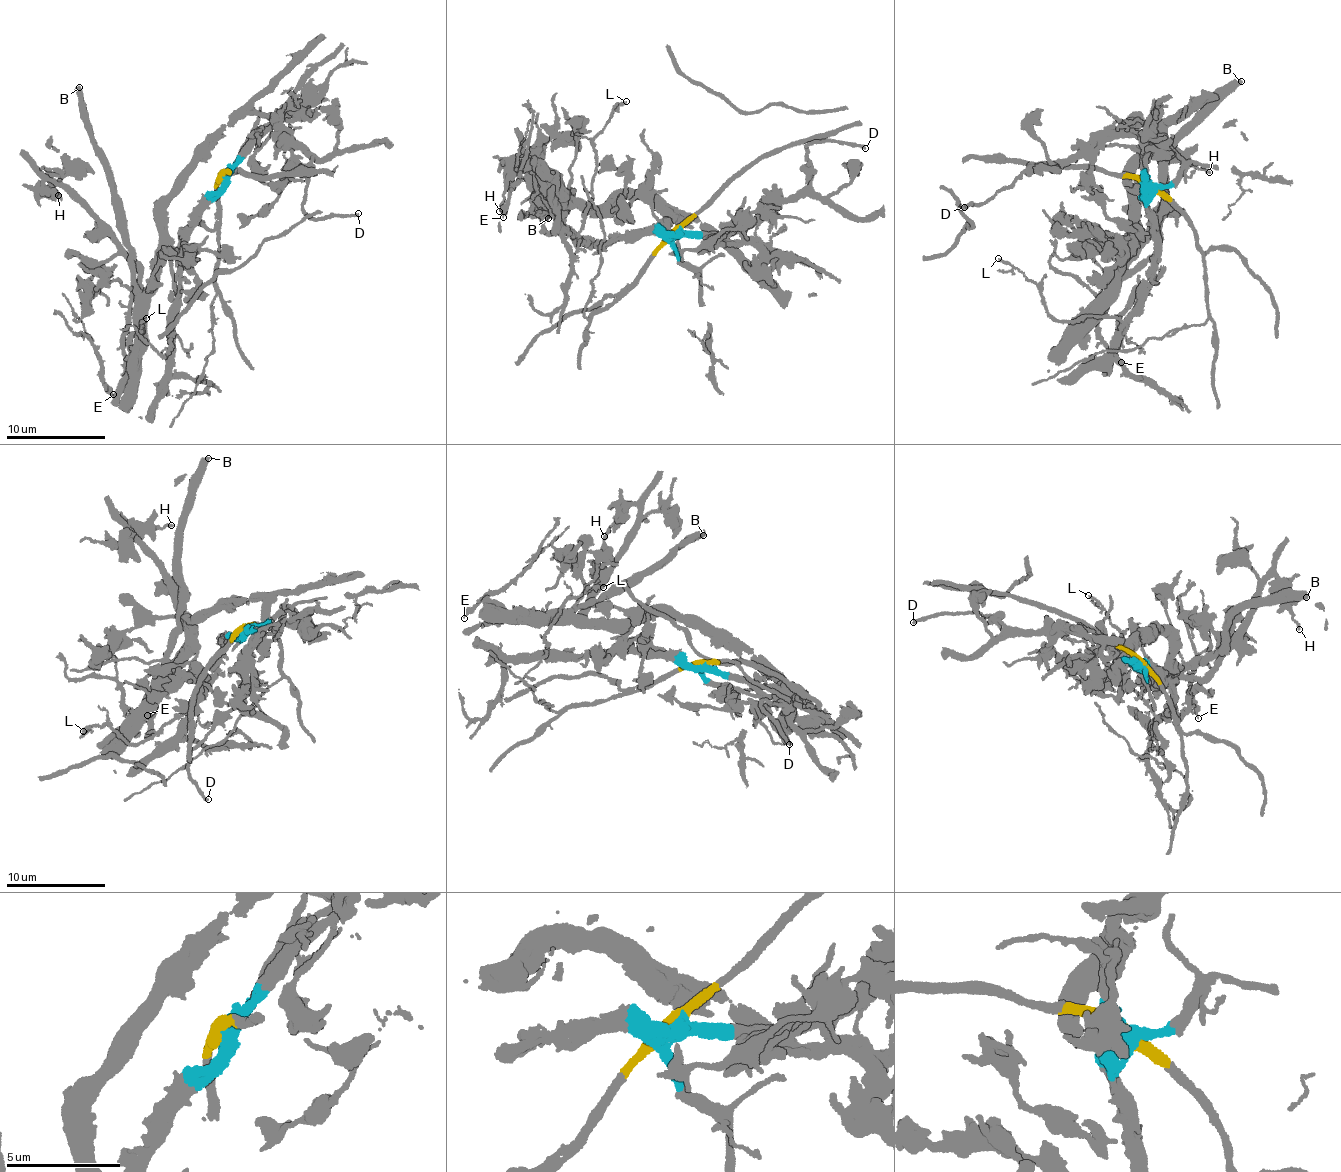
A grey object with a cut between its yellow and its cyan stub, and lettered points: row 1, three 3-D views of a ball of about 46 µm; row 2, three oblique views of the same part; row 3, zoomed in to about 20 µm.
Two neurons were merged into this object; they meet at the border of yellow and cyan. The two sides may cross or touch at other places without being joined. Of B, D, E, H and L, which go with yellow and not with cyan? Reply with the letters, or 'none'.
none

